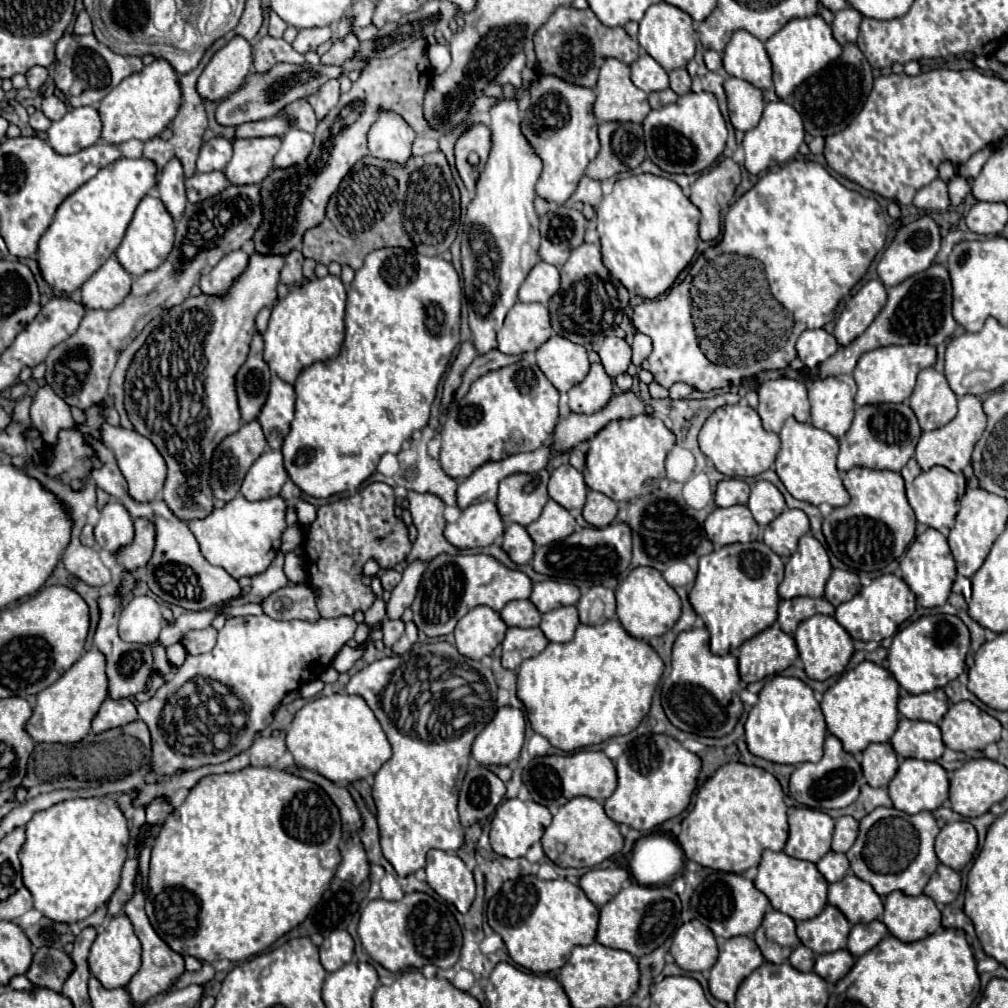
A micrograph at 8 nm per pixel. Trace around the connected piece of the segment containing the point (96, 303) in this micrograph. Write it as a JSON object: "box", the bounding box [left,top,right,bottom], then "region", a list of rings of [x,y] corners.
{"box":[81,256,131,310],"region":[[[111,256],[83,286],[81,304],[87,310],[113,310],[131,292],[131,276]]]}

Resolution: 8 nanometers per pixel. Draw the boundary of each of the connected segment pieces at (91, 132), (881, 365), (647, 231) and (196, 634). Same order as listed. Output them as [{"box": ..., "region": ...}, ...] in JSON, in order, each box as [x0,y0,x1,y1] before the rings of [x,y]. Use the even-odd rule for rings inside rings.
[{"box":[47,106,101,154],"region":[[[93,106],[73,108],[47,130],[49,144],[57,154],[75,154],[99,140],[101,120]]]},{"box":[855,344,937,404],"region":[[[907,344],[907,346],[887,346],[877,348],[871,352],[865,352],[857,366],[855,366],[855,382],[857,382],[857,396],[855,404],[881,404],[881,402],[893,402],[899,404],[907,400],[915,388],[915,378],[919,370],[933,366],[937,360],[935,346],[919,346],[919,344]]]},{"box":[597,174,699,298],"region":[[[637,174],[615,182],[609,196],[597,208],[597,232],[607,270],[633,294],[657,298],[671,288],[681,270],[697,252],[699,212],[697,206],[667,178]]]},{"box":[181,628,217,654],"region":[[[213,628],[193,630],[181,638],[181,644],[185,646],[185,650],[189,654],[203,654],[203,652],[209,652],[213,648],[215,638],[217,638],[217,632]]]}]

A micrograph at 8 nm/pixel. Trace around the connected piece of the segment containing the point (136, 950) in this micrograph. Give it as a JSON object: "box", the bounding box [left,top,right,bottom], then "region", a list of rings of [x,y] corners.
{"box":[89,914,141,990],"region":[[[117,914],[97,934],[89,952],[89,970],[103,984],[103,988],[111,990],[111,988],[123,988],[139,970],[139,966],[141,966],[141,944],[133,932],[133,926],[129,924],[129,918],[125,914]]]}

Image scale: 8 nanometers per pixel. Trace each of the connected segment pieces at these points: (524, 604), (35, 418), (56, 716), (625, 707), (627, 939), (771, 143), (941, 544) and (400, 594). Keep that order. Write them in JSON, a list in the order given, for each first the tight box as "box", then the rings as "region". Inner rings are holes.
[{"box":[499,600,541,628],"region":[[[513,600],[499,614],[509,628],[515,628],[515,626],[531,628],[531,626],[539,626],[539,620],[541,620],[541,614],[537,612],[537,608],[533,608],[529,600]]]},{"box":[31,384,75,444],"region":[[[43,384],[37,394],[33,396],[31,404],[31,422],[41,432],[41,438],[49,444],[57,440],[61,428],[73,428],[75,420],[71,418],[69,404],[59,398],[49,384]]]},{"box":[27,650,109,744],"region":[[[87,650],[55,684],[37,694],[37,704],[33,716],[27,722],[27,732],[35,742],[59,742],[75,744],[81,742],[91,732],[91,722],[97,716],[101,704],[109,698],[107,680],[107,660],[97,650]]]},{"box":[517,620,663,752],"region":[[[607,620],[601,626],[579,624],[575,638],[569,644],[547,644],[547,648],[525,660],[517,672],[517,696],[527,708],[531,728],[545,736],[555,748],[573,752],[585,746],[601,744],[607,738],[629,734],[639,726],[651,706],[651,696],[663,674],[663,660],[643,640],[625,632],[617,620]]]},{"box":[597,882,681,958],"region":[[[631,882],[601,908],[597,942],[607,948],[619,948],[635,958],[641,958],[659,948],[667,938],[675,934],[675,930],[679,928],[679,914],[681,902],[677,894],[669,890],[669,886],[645,888],[637,882]]]},{"box":[743,102,805,176],"region":[[[769,102],[763,110],[761,122],[755,128],[751,128],[749,132],[745,132],[745,138],[743,138],[745,170],[749,174],[757,176],[773,164],[789,162],[797,154],[799,146],[803,144],[803,136],[805,136],[805,130],[803,130],[799,112],[793,106],[785,104],[785,102]]]},{"box":[901,528,955,608],"region":[[[927,528],[923,534],[919,534],[915,542],[909,546],[905,558],[901,560],[901,578],[915,594],[919,606],[925,608],[943,606],[951,594],[951,586],[955,580],[955,560],[949,552],[947,538],[935,528]]]},{"box":[387,560,425,620],"region":[[[415,560],[413,564],[409,564],[409,566],[405,568],[403,580],[393,588],[391,600],[387,602],[387,618],[389,618],[389,620],[401,618],[401,614],[405,612],[405,608],[411,606],[423,570],[425,570],[425,564],[421,564],[419,560]]]}]

